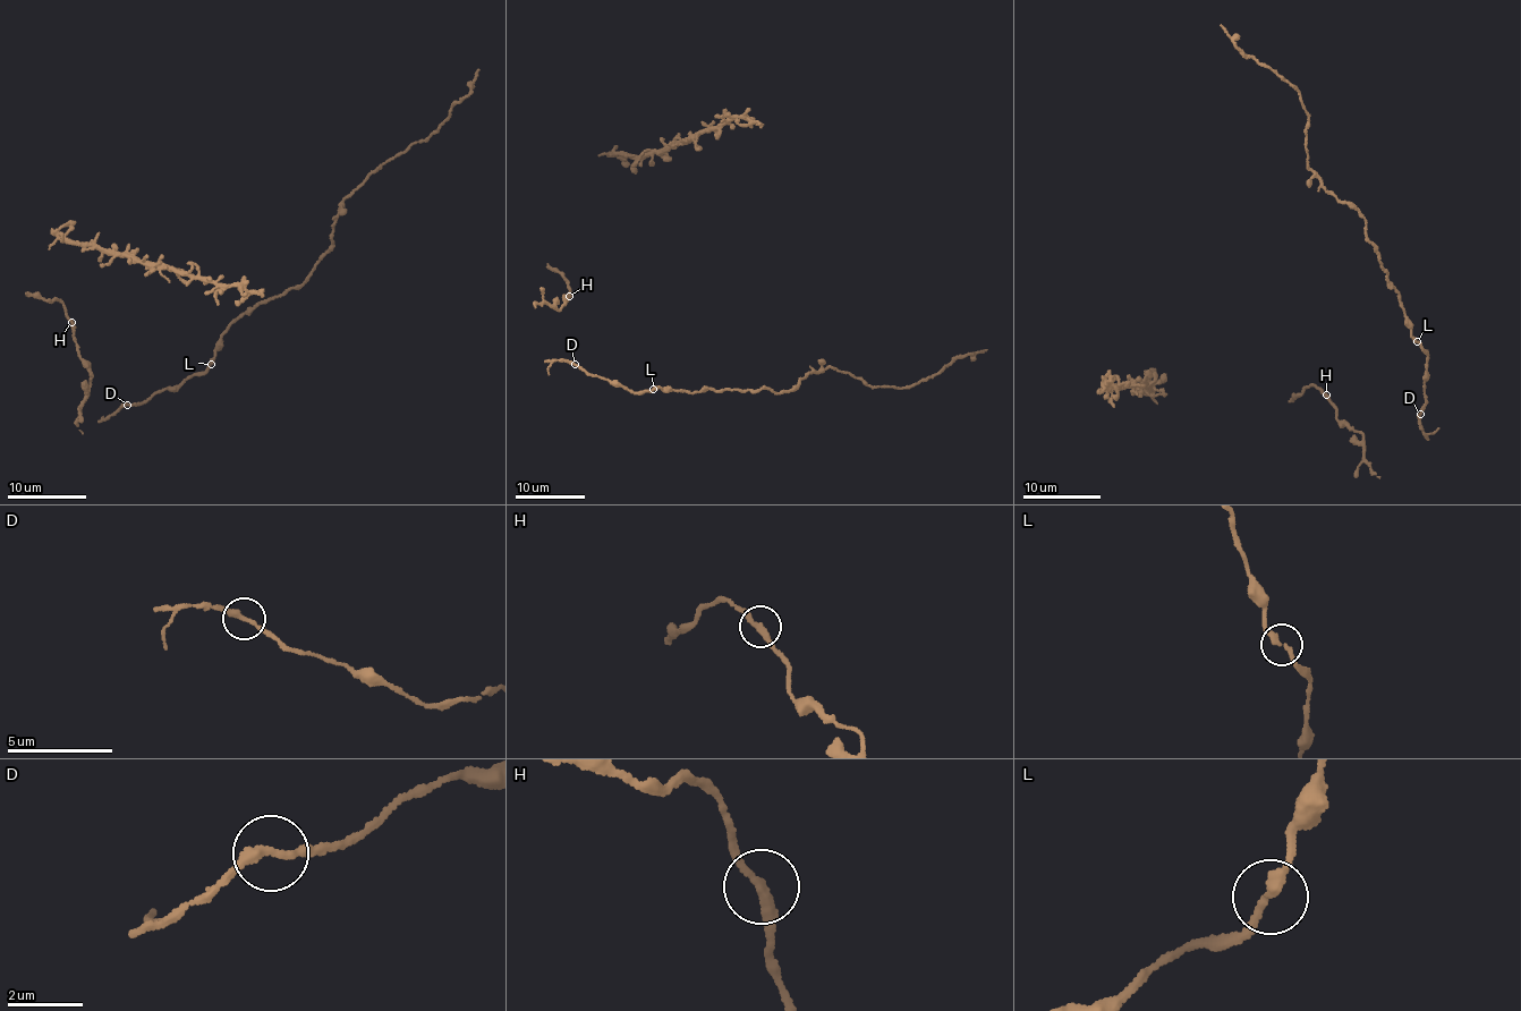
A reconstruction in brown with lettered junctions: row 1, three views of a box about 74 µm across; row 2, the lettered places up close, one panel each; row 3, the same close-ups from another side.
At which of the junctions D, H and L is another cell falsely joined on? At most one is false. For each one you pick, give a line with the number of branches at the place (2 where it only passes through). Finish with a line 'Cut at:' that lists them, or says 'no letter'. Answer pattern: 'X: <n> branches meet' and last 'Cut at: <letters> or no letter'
Cut at: no letter

